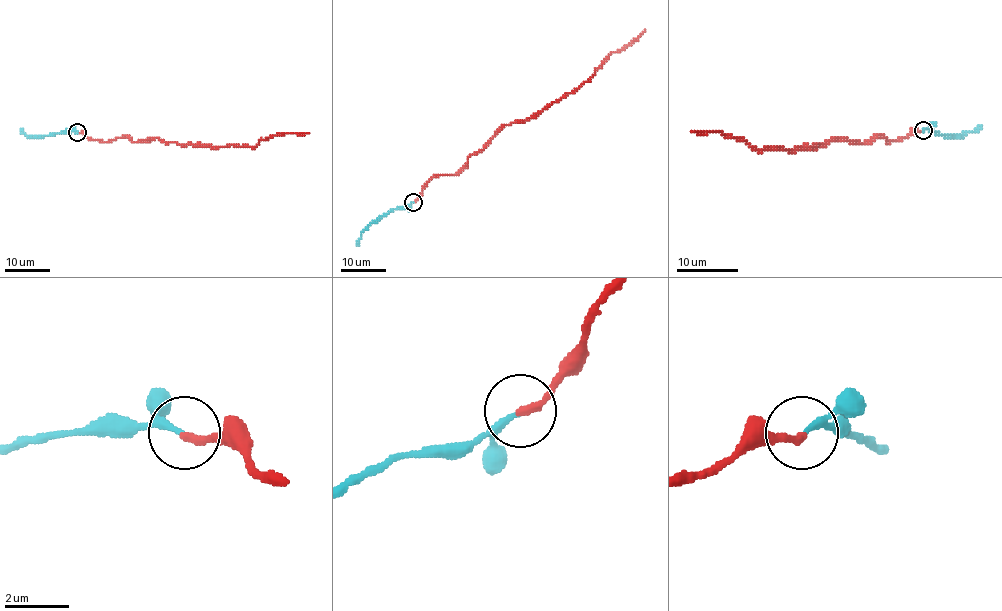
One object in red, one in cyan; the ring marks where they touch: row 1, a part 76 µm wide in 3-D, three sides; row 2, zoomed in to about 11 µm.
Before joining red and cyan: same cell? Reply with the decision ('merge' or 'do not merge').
merge

